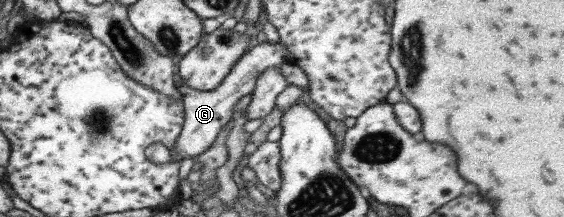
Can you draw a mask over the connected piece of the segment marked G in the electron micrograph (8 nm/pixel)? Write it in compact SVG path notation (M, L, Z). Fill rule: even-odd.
M265 41L252 47L246 52L228 72L222 83L214 90L200 91L192 89L186 84L177 85L177 89L184 104L184 128L180 133L177 145L174 147L177 153L183 157L199 156L206 151L218 136L218 133L228 121L232 120L232 109L234 104L244 95L252 93L258 81L258 74L266 71L268 67L279 66L281 63L288 63L288 51L282 43L271 43Z

